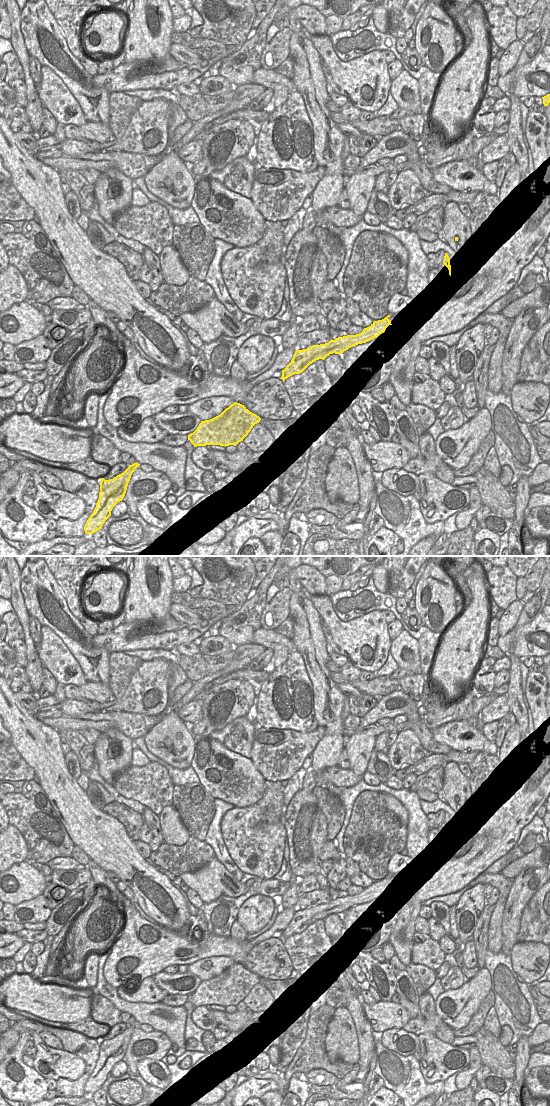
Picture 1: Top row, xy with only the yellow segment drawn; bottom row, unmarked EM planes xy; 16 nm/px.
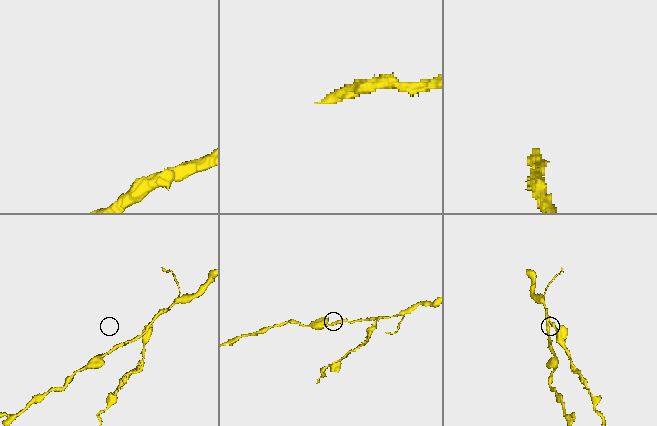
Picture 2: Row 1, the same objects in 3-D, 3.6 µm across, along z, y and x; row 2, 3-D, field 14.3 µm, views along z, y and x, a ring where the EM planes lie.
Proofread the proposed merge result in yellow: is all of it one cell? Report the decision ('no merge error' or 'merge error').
merge error

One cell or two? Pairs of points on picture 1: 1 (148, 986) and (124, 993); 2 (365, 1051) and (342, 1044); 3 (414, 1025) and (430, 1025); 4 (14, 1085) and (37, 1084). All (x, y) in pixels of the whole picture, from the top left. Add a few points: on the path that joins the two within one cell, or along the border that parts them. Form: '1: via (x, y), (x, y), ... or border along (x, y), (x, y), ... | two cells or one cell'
1: via (142, 992), (140, 994), (130, 994) | one cell
2: border along (354, 1026), (358, 1046), (359, 1070) | two cells
3: via (418, 1025), (426, 1025) | one cell
4: via (20, 1085), (31, 1085) | one cell

